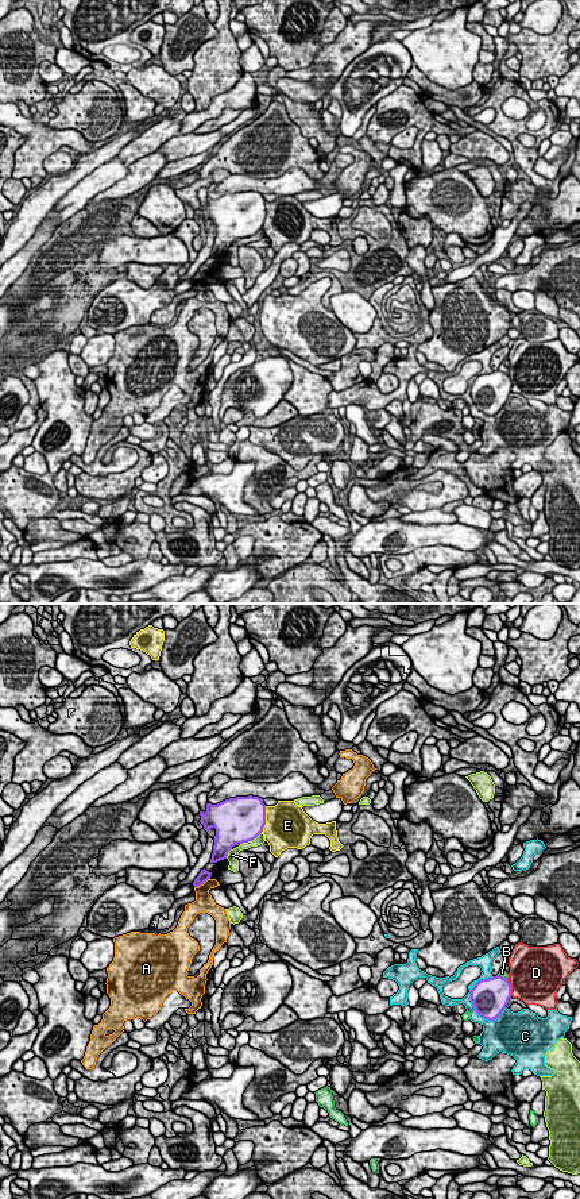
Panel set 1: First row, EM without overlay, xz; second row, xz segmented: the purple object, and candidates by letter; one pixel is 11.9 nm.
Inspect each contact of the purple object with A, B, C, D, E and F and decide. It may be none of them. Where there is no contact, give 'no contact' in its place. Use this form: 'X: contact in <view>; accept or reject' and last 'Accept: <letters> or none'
A: contact in xz; reject
B: contact in xz; reject
C: contact in xz; reject
D: contact in xz; reject
E: contact in xz; reject
F: contact in xz; reject
Accept: none

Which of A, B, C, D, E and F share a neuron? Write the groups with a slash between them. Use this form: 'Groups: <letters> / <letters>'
Groups: A / B / C / D / E / F

